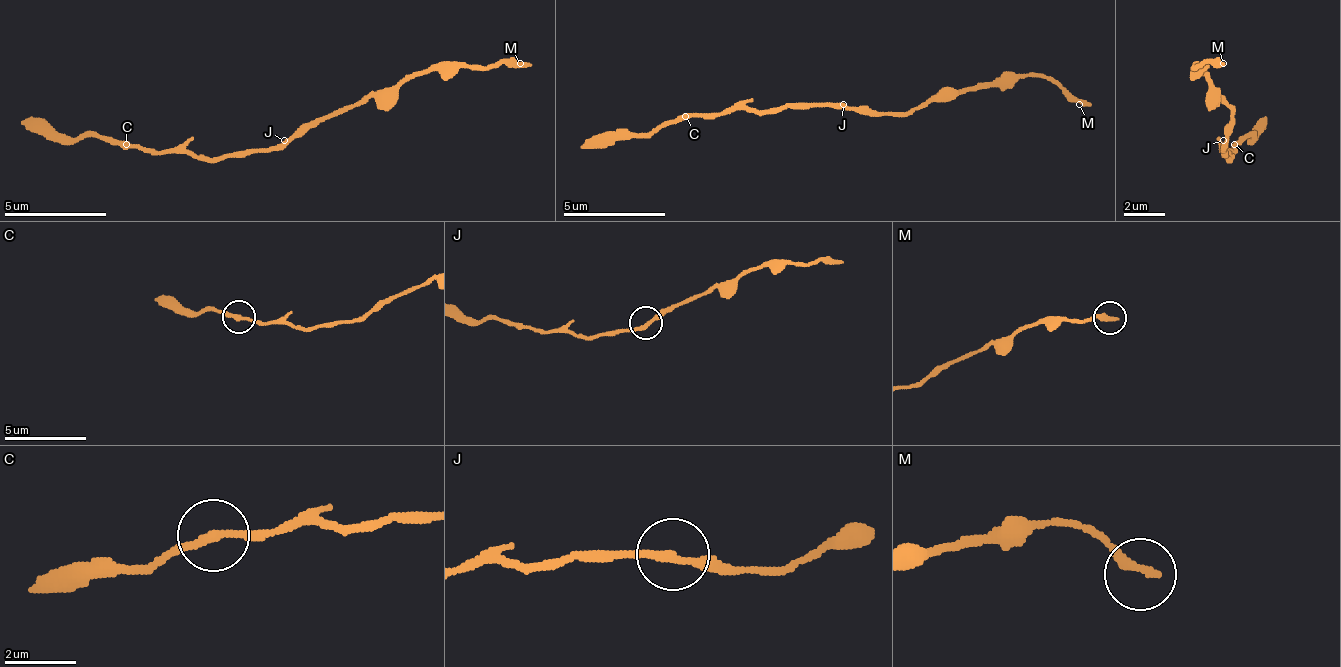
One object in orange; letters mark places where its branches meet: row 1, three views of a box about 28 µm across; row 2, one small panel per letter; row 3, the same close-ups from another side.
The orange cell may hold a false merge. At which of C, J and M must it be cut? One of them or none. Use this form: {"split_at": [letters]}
{"split_at": []}

